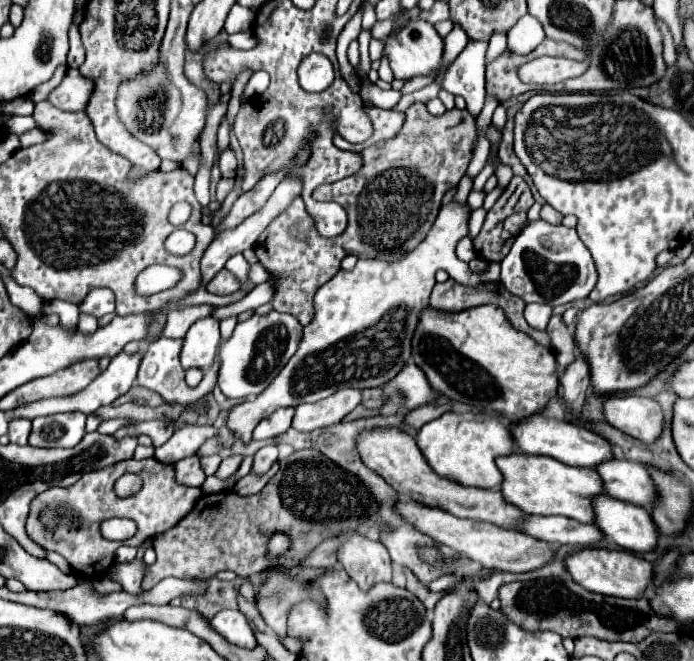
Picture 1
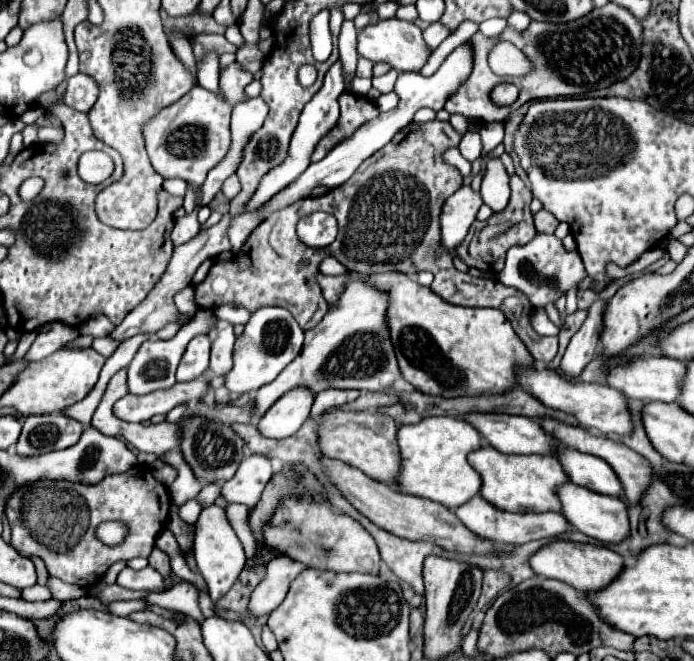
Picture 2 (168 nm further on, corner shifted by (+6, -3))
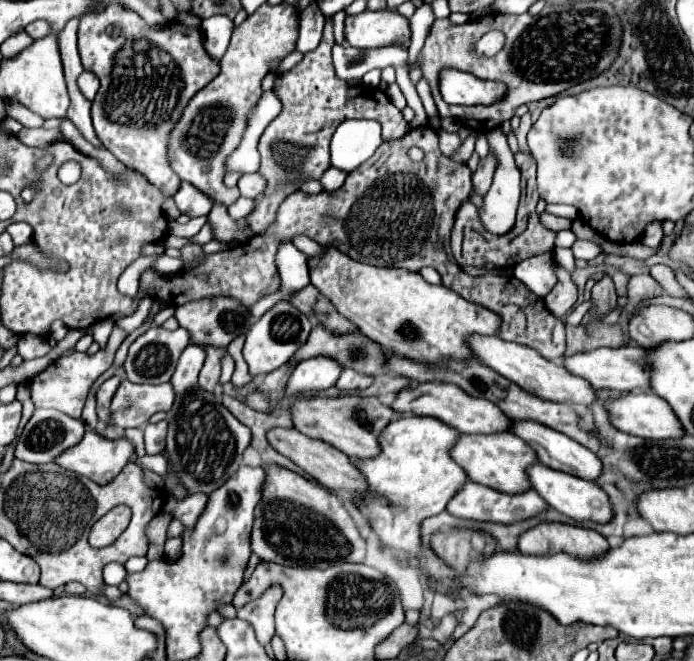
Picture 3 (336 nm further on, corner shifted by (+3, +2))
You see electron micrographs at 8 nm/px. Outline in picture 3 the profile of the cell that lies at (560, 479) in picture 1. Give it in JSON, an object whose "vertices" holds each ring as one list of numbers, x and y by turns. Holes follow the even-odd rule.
{"vertices":[[513,433,509,435,461,435,449,453,451,453,451,459,463,467,463,471,467,473,471,481,489,485,505,493,527,491,529,479,527,479,525,469,537,463,533,449]]}

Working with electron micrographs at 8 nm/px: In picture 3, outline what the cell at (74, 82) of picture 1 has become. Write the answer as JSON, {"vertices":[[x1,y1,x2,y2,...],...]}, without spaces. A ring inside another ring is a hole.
{"vertices":[[83,71,83,73,79,75,79,79,77,79,77,85,79,85,81,93,83,93,89,101,93,101,93,97,95,97,95,93,97,93,97,89,99,89,99,79,97,79,93,73]]}

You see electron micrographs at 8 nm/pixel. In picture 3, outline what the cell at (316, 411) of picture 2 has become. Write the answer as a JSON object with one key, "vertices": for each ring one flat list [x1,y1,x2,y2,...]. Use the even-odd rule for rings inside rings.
{"vertices":[[345,369,337,381,337,387,341,391,355,391,355,389,365,389,373,383,373,377,367,377,367,375,361,375,353,369]]}

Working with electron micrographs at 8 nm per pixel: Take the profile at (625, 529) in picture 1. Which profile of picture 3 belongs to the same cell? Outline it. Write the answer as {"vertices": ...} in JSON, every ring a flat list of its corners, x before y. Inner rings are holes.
{"vertices":[[535,463,533,467,527,469,529,485,533,491,537,491,545,503,559,513,575,519,575,521,597,521,597,523,607,523,613,517,609,497,601,487,597,487,593,481,585,481,581,477,573,477,563,471,553,471,551,467,545,467,541,463]]}

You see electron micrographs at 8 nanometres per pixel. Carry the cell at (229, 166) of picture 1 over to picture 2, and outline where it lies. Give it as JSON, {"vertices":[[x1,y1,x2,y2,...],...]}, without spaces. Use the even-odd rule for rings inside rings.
{"vertices":[[230,176,230,180,225,180,221,191,225,197,233,199,240,192,240,181,238,176]]}

